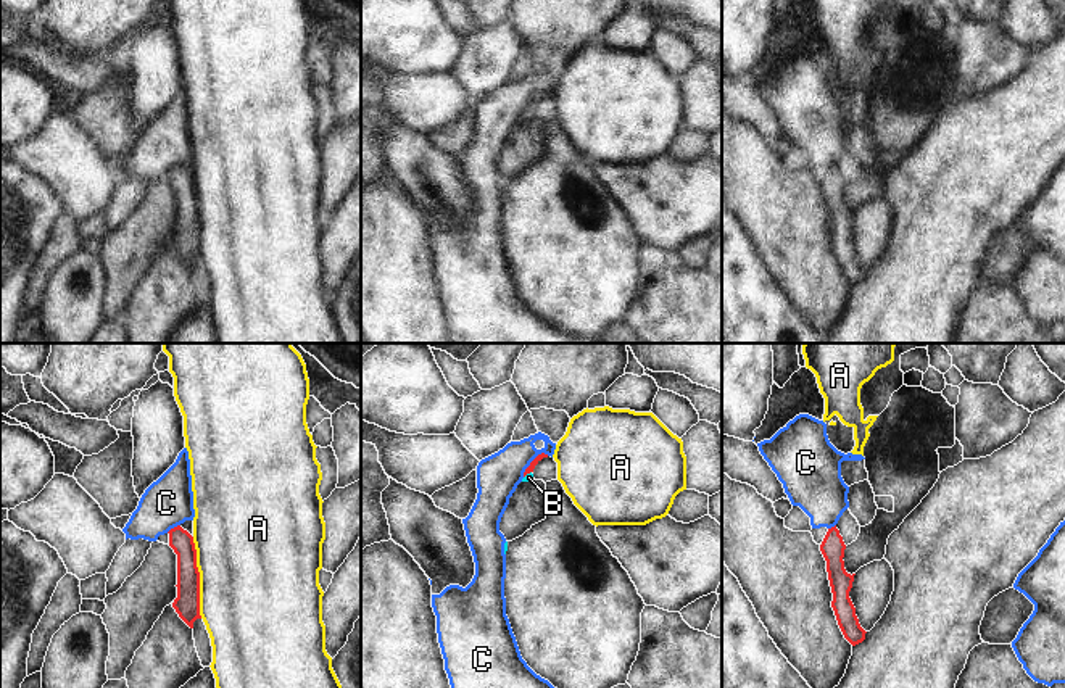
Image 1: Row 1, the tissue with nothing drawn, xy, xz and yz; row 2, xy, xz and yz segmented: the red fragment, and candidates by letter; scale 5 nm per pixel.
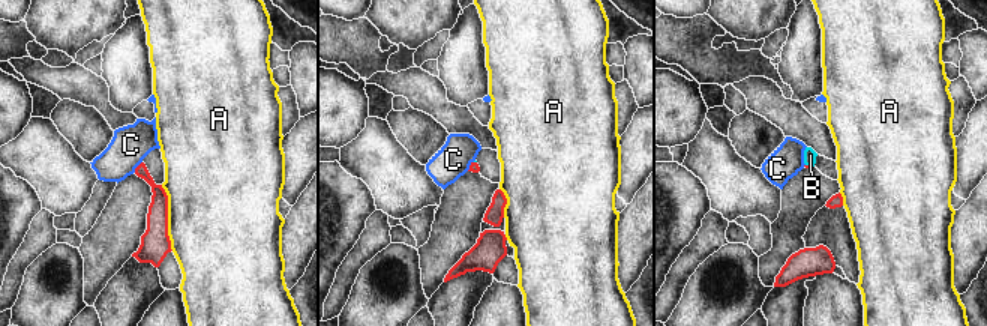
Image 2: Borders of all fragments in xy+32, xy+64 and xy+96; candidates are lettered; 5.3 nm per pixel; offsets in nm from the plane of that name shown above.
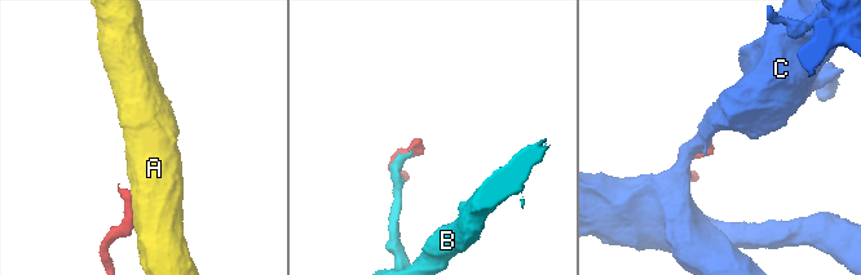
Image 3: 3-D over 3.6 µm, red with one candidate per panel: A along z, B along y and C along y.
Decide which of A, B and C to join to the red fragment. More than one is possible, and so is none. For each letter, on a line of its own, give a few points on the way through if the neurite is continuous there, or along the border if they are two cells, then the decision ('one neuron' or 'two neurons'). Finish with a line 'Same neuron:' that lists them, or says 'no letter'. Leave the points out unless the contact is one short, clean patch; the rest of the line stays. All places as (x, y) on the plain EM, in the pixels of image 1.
A: border xy (192, 176), (198, 211), (198, 253), (202, 256); two neurons
B: way xz (534, 102), (527, 111), (529, 116); one neuron
C: border xz (548, 94), (540, 92), (522, 115); two neurons
Same neuron: B

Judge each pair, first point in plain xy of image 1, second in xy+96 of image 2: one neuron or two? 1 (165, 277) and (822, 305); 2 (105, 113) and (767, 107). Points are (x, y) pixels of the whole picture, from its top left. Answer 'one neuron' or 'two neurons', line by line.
1: two neurons
2: two neurons

